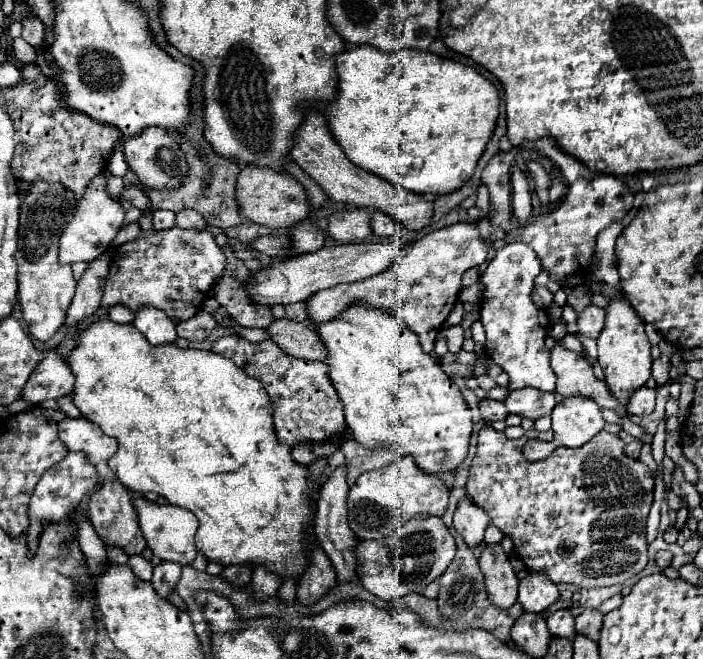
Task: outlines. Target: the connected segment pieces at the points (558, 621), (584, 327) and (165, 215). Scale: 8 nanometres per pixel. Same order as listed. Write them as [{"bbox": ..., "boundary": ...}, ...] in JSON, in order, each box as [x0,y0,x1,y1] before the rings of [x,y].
[{"bbox":[547,609,575,639],"boundary":[[[559,609],[559,611],[551,613],[551,615],[547,617],[547,627],[549,627],[551,635],[557,635],[557,637],[573,639],[573,635],[575,635],[573,615],[571,615],[569,609]]]},{"bbox":[577,305,605,339],"boundary":[[[587,305],[579,317],[577,317],[577,335],[579,337],[591,337],[595,339],[601,333],[601,327],[605,323],[605,311],[597,305]]]},{"bbox":[153,211,175,229],"boundary":[[[153,211],[153,225],[155,229],[169,229],[175,225],[175,213],[173,211]]]}]

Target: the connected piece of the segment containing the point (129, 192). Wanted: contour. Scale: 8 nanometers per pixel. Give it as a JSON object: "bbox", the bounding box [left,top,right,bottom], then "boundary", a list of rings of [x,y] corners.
{"bbox":[121,187,151,211],"boundary":[[[127,187],[127,189],[121,193],[121,199],[129,201],[131,205],[139,207],[141,211],[151,211],[149,199],[145,199],[145,193],[143,193],[139,187]]]}

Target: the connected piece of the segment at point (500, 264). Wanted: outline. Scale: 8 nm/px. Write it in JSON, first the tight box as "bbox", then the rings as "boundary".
{"bbox":[481,243,555,391],"boundary":[[[509,243],[497,251],[495,259],[481,275],[483,305],[481,323],[487,333],[487,355],[509,375],[509,389],[535,387],[541,391],[555,391],[555,373],[549,367],[549,349],[545,347],[549,315],[535,307],[531,291],[535,277],[541,273],[541,259],[525,243]]]}

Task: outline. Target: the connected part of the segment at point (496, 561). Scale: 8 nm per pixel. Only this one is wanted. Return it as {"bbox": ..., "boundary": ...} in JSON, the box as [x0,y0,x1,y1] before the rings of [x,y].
{"bbox":[479,543,517,609],"boundary":[[[491,543],[485,545],[481,557],[479,557],[479,567],[485,575],[485,585],[489,599],[507,609],[517,601],[517,575],[509,563],[507,553],[503,551],[501,543]]]}

